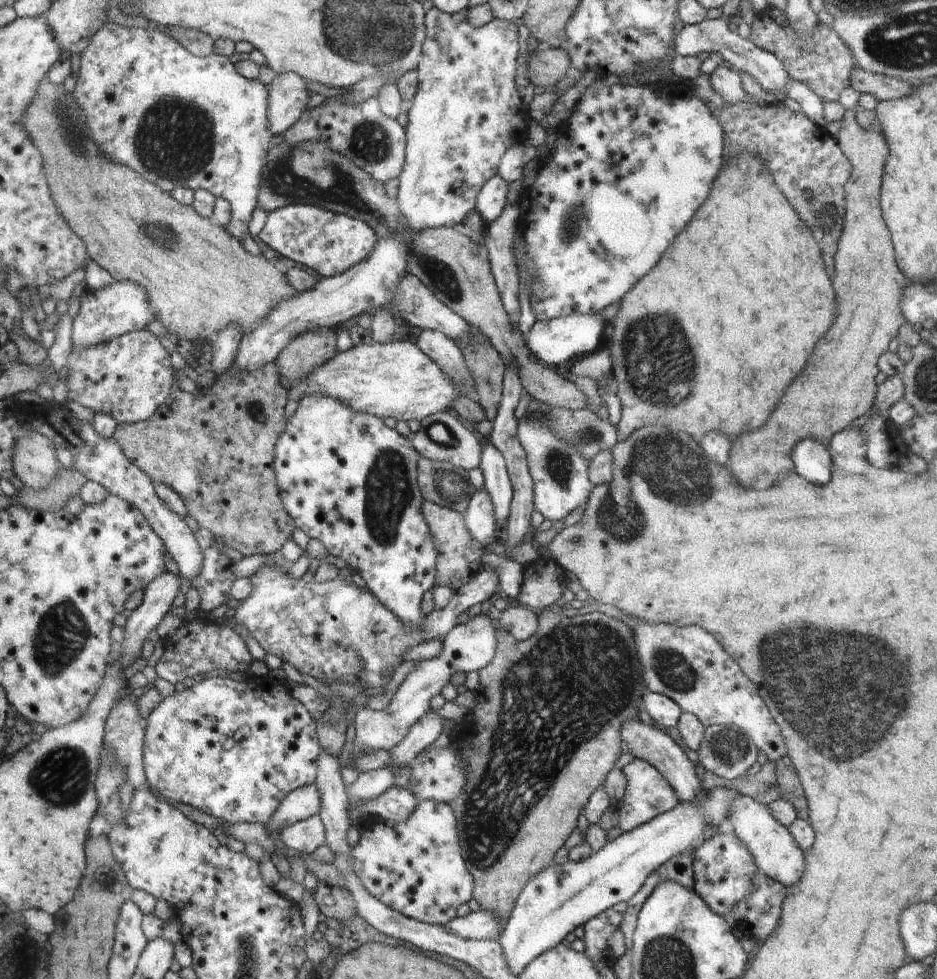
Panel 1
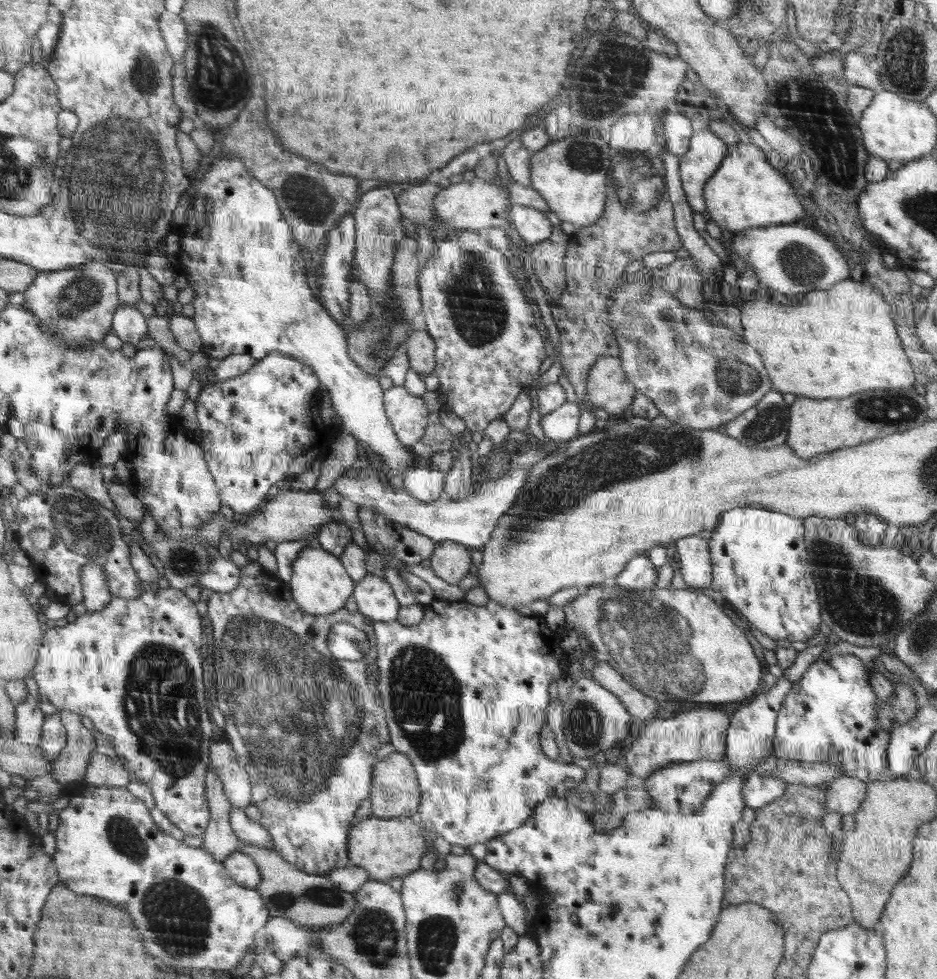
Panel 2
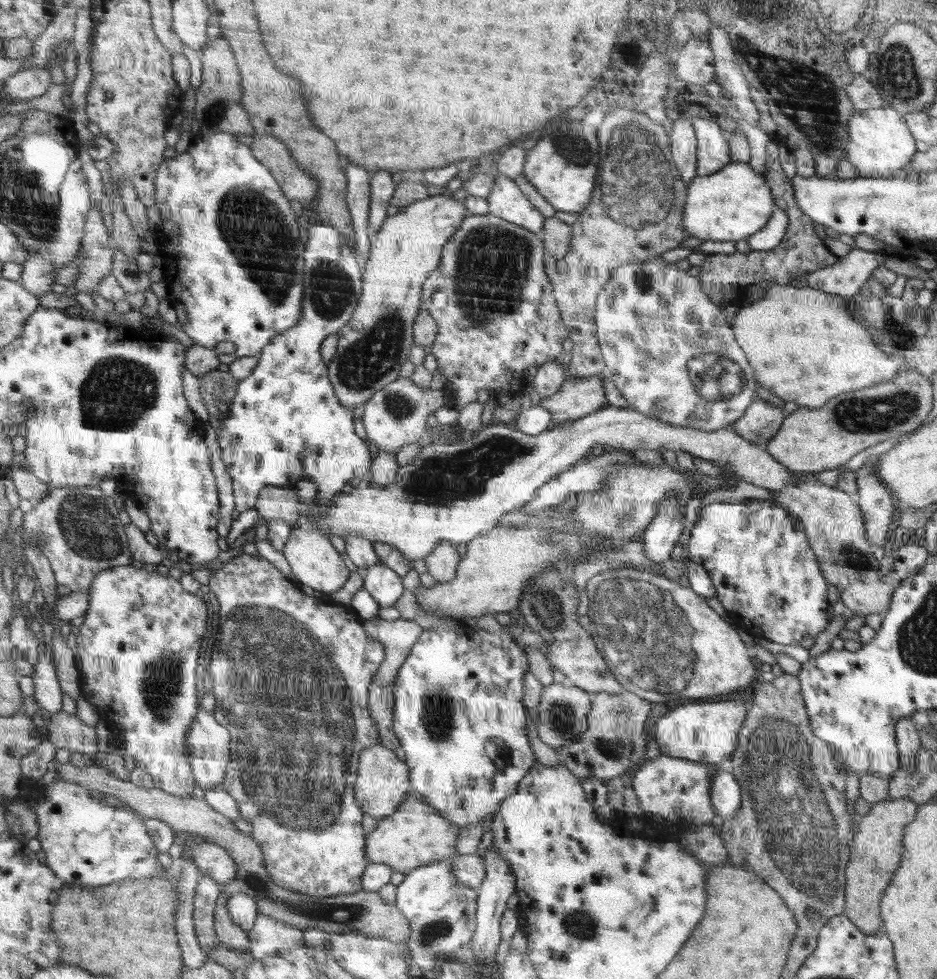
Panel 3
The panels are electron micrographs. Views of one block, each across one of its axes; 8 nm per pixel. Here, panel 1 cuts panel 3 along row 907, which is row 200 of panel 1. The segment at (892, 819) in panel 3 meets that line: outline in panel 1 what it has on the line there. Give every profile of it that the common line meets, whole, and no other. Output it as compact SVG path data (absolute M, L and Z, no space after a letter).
M857 109L845 110L842 126L835 140L843 152L852 162L853 174L845 184L845 226L841 232L840 246L837 247L836 270L834 272L834 288L838 288L838 320L830 330L830 336L818 344L818 352L814 352L814 360L810 360L810 368L790 384L790 392L782 398L782 404L772 412L770 420L745 435L736 436L732 440L732 452L728 466L746 488L770 488L778 482L782 472L795 470L793 461L793 448L801 440L812 438L828 445L830 439L837 432L851 427L851 422L864 416L874 404L876 396L876 374L878 374L878 358L882 352L888 350L892 338L896 338L900 326L904 324L904 313L901 309L902 294L908 286L908 280L902 274L900 266L895 259L893 242L889 228L884 220L881 210L881 186L884 166L890 150L884 133L878 124L873 124L870 129L864 129L856 121Z

